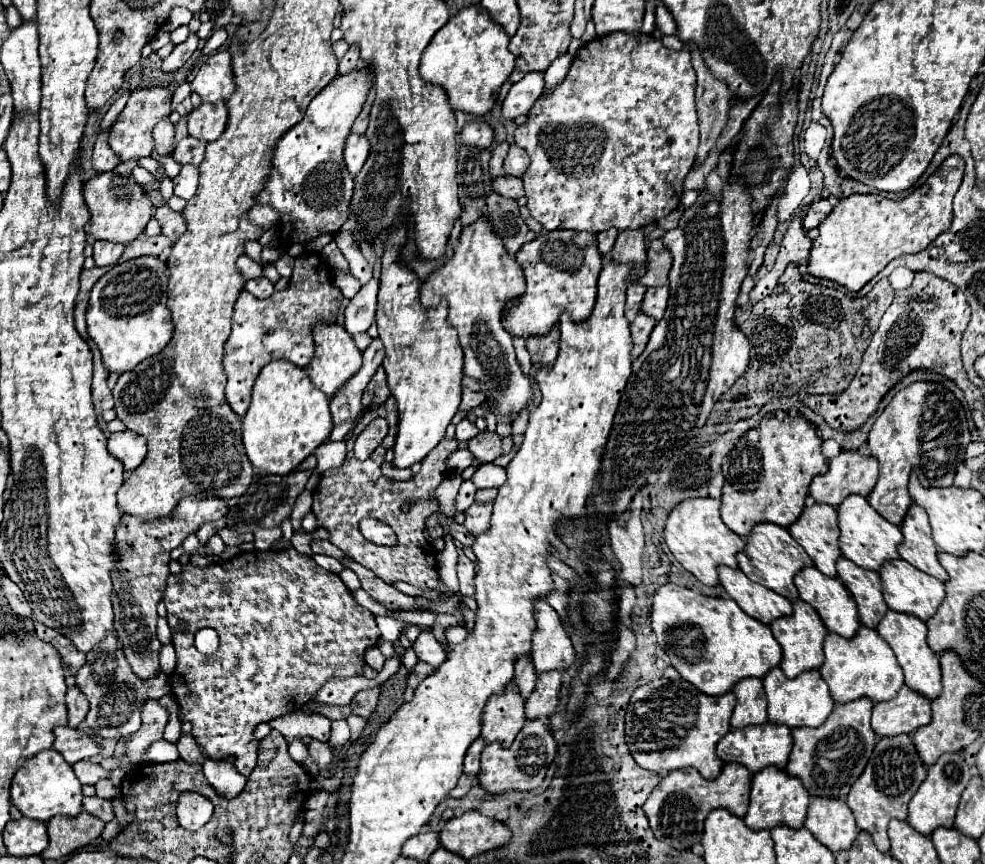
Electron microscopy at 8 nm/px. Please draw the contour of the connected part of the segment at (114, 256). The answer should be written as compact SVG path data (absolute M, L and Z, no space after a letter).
M95 241L95 253L93 259L99 267L103 265L115 265L119 261L119 257L123 255L125 245L121 243L111 243L111 241Z

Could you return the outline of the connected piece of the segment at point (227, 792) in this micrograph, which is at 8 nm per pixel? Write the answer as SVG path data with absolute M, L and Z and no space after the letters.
M205 759L203 773L205 773L207 781L211 783L211 787L215 787L215 791L219 791L219 795L223 795L223 799L237 795L243 789L243 783L247 781L245 775L235 771L231 759L225 759L225 761Z

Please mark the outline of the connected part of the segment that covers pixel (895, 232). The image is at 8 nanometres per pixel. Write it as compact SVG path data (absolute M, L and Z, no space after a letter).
M951 155L941 163L941 167L919 189L915 189L905 199L893 201L893 199L887 199L881 195L857 195L857 193L841 199L833 207L833 211L827 215L827 219L817 227L819 237L811 245L807 273L813 277L819 277L819 279L835 281L835 283L847 287L849 291L859 291L879 271L883 271L889 261L893 261L905 253L923 251L931 241L935 241L935 237L939 233L949 229L951 219L953 219L951 203L961 185L961 179L963 179L963 159L957 155Z

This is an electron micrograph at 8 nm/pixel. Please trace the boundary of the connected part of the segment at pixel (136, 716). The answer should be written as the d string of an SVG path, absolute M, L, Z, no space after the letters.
M111 633L105 635L105 639L103 639L95 649L91 649L91 651L87 653L87 661L85 661L85 665L75 673L75 677L77 677L77 685L81 687L81 691L83 691L83 693L87 695L87 699L89 699L89 713L87 713L87 717L85 717L85 723L91 727L91 731L93 731L95 735L99 735L99 737L103 737L103 739L119 739L119 737L123 737L123 735L135 733L135 731L139 729L139 725L141 725L141 707L143 707L143 703L145 703L147 699L161 699L163 695L169 693L169 677L167 677L165 673L159 673L157 677L145 681L145 679L139 679L139 677L131 671L131 667L129 667L125 655L123 655L123 651L121 651L121 647L117 645L117 637L111 635Z

